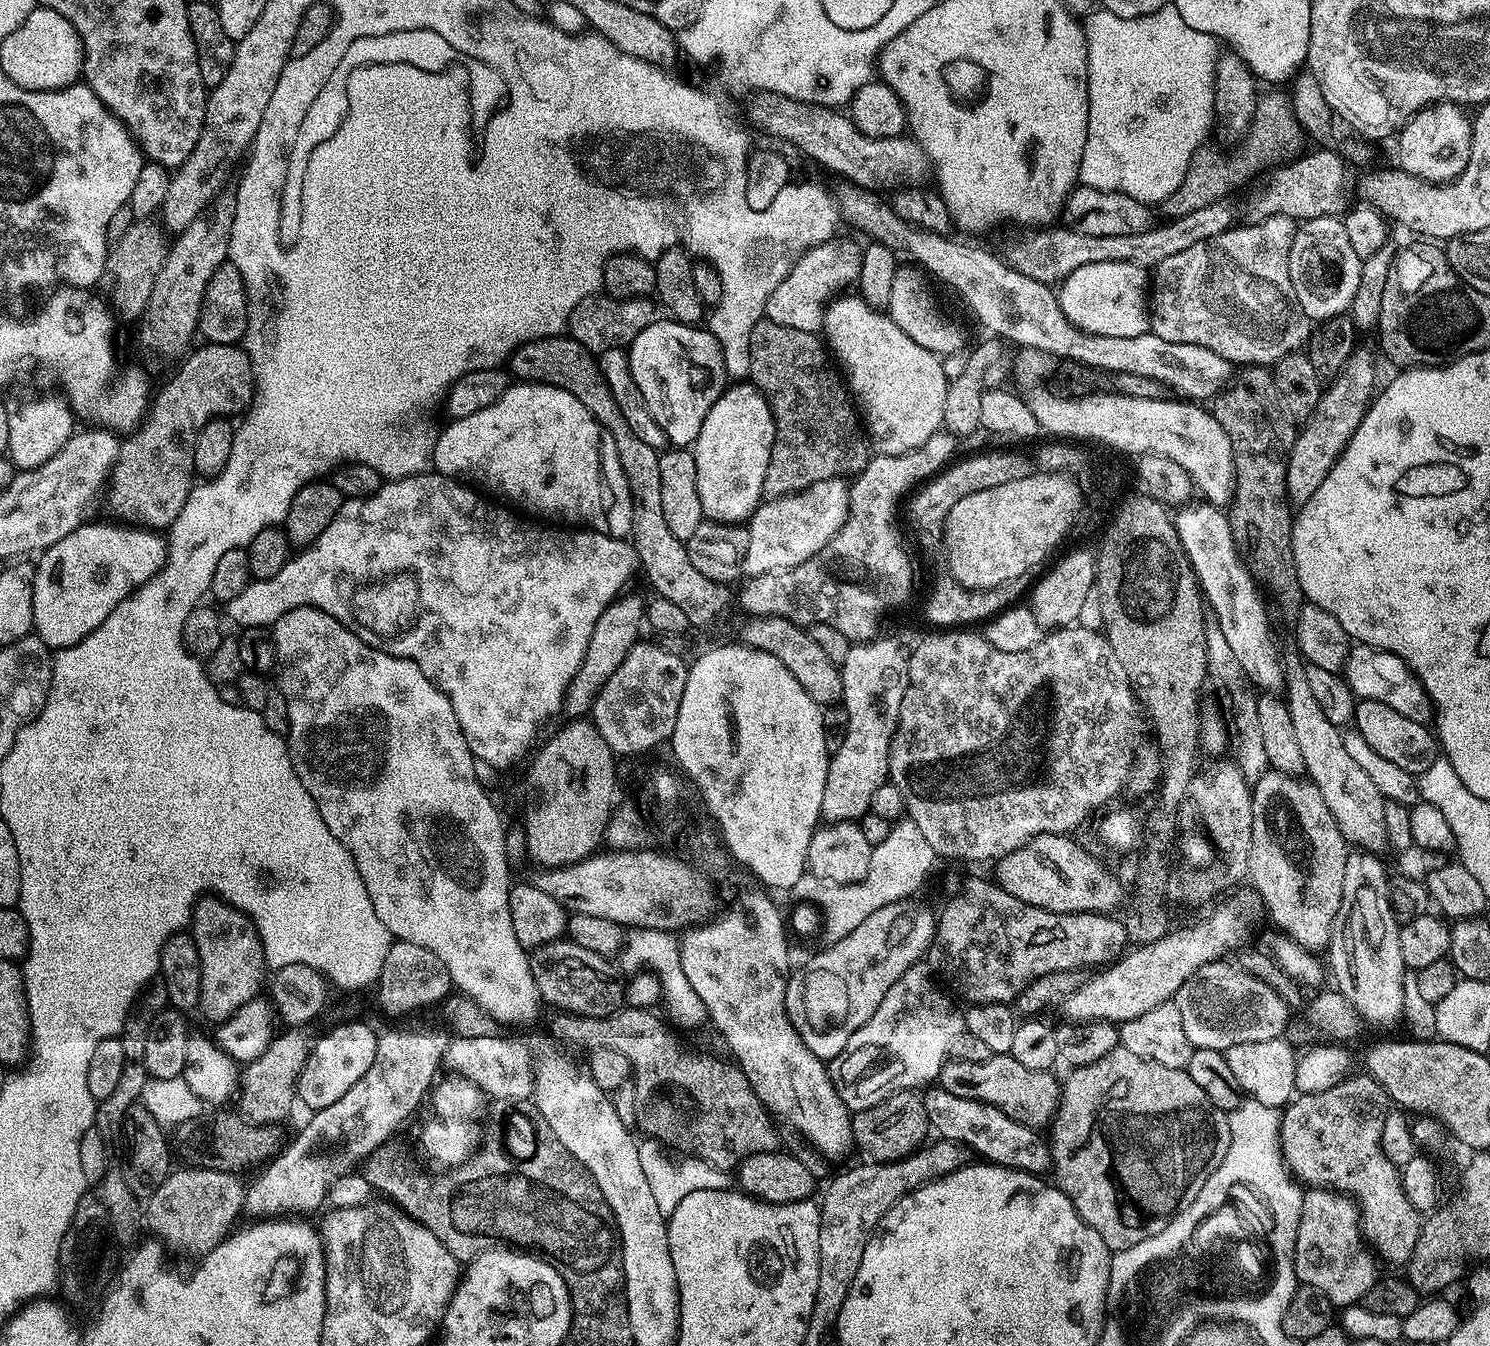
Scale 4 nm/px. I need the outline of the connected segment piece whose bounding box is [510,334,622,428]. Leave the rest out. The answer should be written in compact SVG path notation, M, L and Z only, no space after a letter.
M568 334L547 336L518 345L510 357L511 364L511 375L517 381L526 384L549 384L574 394L574 398L578 398L578 402L582 402L582 406L590 410L590 414L603 428L607 424L616 424L616 420L622 418L622 410L618 410L618 402L614 402L614 394L610 394L610 386L600 370L597 357Z

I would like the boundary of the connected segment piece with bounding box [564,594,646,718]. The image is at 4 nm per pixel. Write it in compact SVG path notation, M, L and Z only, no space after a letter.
M628 595L617 596L610 606L606 606L606 610L602 610L602 618L594 622L594 634L588 643L586 658L564 698L564 708L569 717L583 717L591 709L597 693L605 687L609 677L621 671L619 668L625 665L630 650L641 639L640 624L642 628L646 620L646 600L645 597Z

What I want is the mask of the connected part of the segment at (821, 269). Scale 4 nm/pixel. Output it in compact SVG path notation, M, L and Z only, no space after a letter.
M833 238L817 242L813 249L804 249L800 258L792 263L790 271L777 280L770 298L764 303L764 314L778 326L790 326L790 330L806 330L819 333L824 327L826 303L846 285L855 285L860 279L861 245L848 240Z

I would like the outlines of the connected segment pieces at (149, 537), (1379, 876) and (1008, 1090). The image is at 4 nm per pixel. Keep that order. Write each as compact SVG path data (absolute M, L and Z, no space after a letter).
M85 522L80 524L70 534L66 534L66 538L62 538L62 542L54 542L54 546L50 546L39 557L40 564L37 563L35 565L36 577L32 583L32 626L35 635L39 636L42 642L46 642L48 648L53 650L69 648L77 644L82 638L86 638L86 634L90 634L102 622L106 622L110 610L114 610L114 606L118 606L118 602L122 602L131 592L136 591L136 589L142 587L146 582L150 582L150 578L158 575L158 573L164 569L165 564L167 564L168 542L159 531L145 526L125 526L120 522L115 523L116 524L91 524L91 522Z
M1368 850L1349 851L1346 862L1346 882L1342 882L1342 902L1332 923L1332 937L1326 949L1332 976L1336 979L1335 991L1348 999L1360 1012L1365 1021L1392 1020L1403 1013L1403 976L1405 966L1402 962L1400 945L1400 924L1388 901L1389 873L1384 873L1384 864L1379 855Z
M1009 1054L1007 1056L993 1055L986 1062L962 1062L949 1058L941 1066L938 1084L939 1087L950 1090L950 1094L958 1094L958 1098L977 1100L982 1104L989 1104L1002 1110L1002 1114L1014 1118L1014 1122L1018 1122L1022 1126L1044 1130L1055 1121L1057 1113L1060 1111L1062 1084L1059 1079L1056 1081L1054 1077L1052 1072L1026 1070L1026 1066L1022 1066L1022 1062L1018 1062Z

